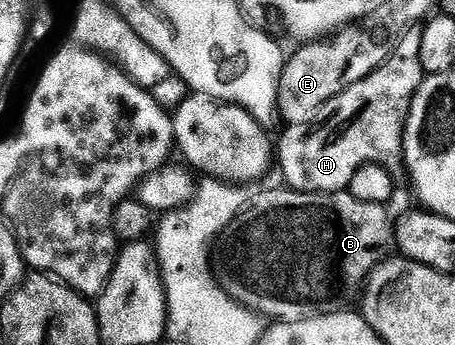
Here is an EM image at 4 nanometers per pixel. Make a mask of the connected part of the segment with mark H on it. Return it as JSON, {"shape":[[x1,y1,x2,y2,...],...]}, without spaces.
{"shape":[[412,25,406,28,389,58,377,70,369,73,369,77,357,81,357,85,349,85,349,89,342,91,338,99,330,99,315,116,313,126,311,123,302,123,284,130,285,133,280,137,279,143,277,139,277,167,283,170,283,175,287,178,286,186,290,190,316,193,348,190,353,181,353,173,357,173,357,169,361,169,367,163,381,165,396,181,402,180,401,177,404,178,403,131,407,127,407,118,415,95,425,78,419,60,422,36,422,26]]}

